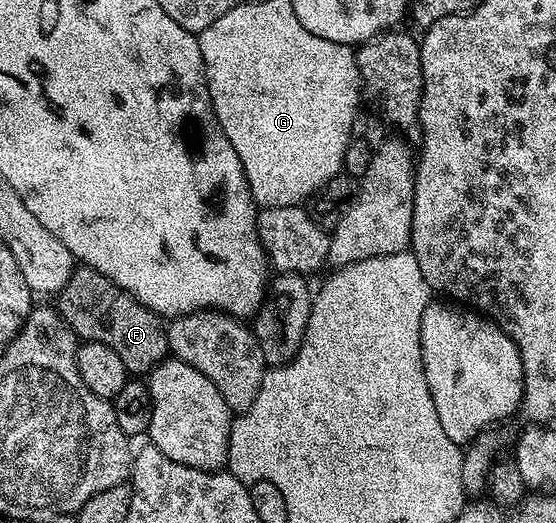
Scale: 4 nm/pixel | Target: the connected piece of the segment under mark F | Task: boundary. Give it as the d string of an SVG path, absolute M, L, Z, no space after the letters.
M75 268L66 286L57 294L56 301L58 312L75 338L104 343L104 347L116 351L127 374L149 374L151 369L167 360L170 344L166 338L167 326L163 318L153 313L147 305L141 305L128 291L112 283L112 279L100 275L100 271Z

